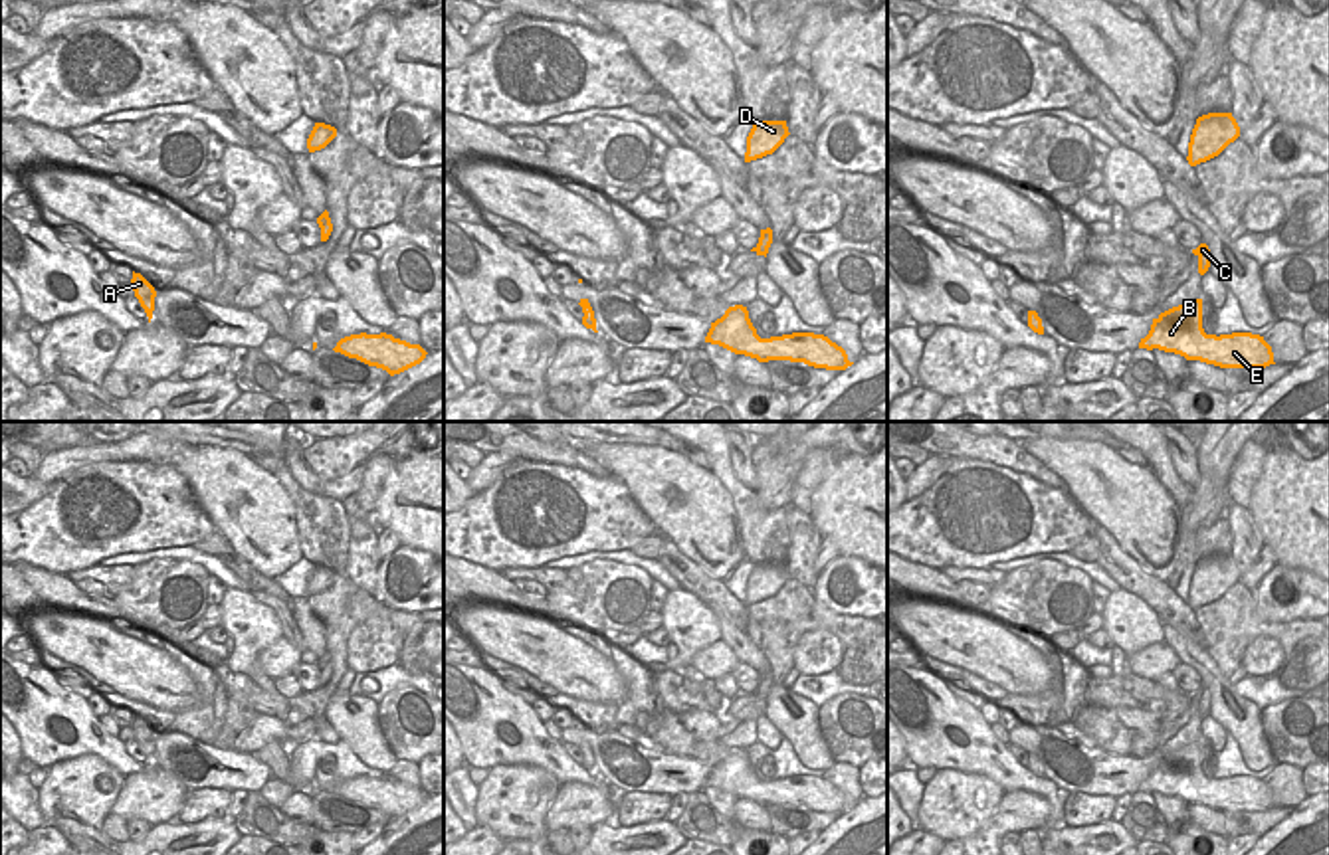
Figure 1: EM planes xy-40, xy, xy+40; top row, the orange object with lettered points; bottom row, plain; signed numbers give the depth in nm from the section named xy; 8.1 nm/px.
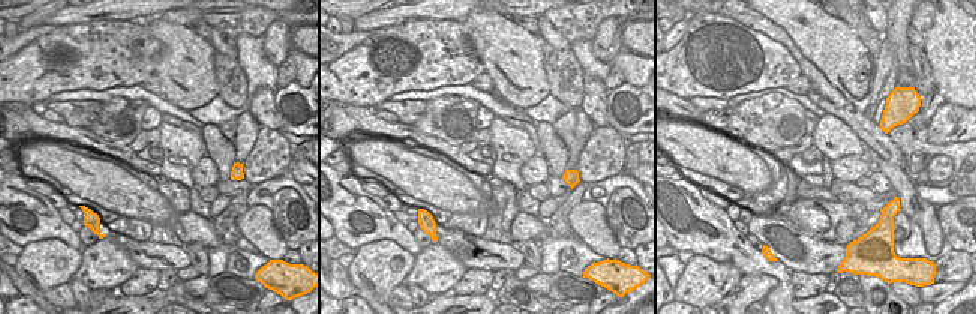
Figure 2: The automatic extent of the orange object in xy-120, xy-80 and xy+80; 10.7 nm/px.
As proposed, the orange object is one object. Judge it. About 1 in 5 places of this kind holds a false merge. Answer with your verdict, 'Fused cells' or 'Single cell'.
Single cell

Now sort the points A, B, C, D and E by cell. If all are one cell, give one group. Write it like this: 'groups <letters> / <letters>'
groups A B C D E

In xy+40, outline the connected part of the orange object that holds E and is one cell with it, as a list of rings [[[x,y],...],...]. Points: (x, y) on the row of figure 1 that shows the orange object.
[[[1202,299],[1173,307],[1153,319],[1139,348],[1159,348],[1220,368],[1266,368],[1276,364],[1272,346],[1260,334],[1206,334],[1202,329]]]

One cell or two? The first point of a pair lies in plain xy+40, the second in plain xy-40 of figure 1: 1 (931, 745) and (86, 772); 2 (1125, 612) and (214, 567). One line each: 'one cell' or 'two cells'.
1: two cells
2: two cells

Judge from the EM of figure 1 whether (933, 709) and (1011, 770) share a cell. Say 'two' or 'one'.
one

